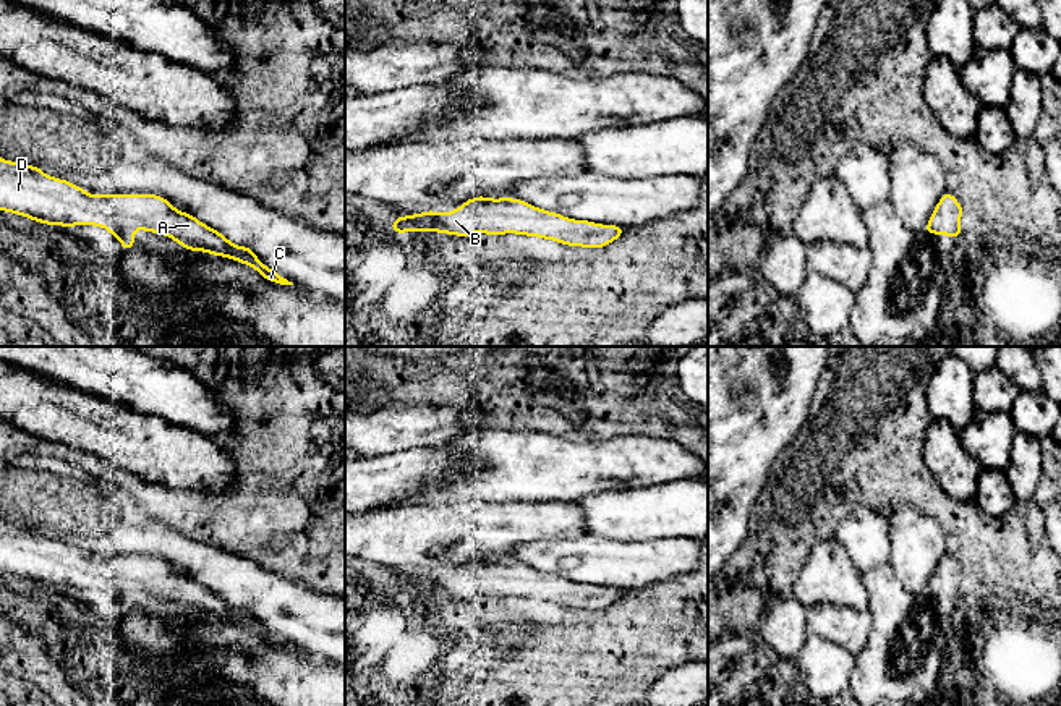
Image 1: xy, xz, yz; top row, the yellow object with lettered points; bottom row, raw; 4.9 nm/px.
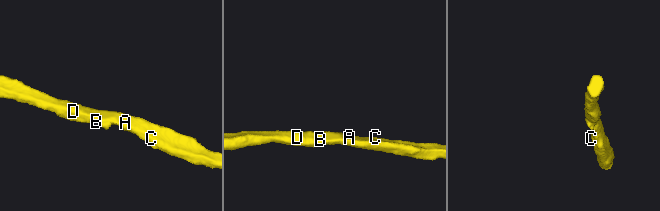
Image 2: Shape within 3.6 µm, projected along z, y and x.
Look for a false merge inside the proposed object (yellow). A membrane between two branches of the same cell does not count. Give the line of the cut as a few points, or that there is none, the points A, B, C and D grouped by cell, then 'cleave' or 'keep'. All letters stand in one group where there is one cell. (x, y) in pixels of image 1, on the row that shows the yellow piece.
cut none; groups A B C D; keep

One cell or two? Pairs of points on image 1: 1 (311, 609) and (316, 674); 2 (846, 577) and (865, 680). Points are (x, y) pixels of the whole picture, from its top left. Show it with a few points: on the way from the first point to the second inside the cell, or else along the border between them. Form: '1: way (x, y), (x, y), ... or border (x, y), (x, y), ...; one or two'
1: border (316, 658), (328, 661); two
2: border (860, 575), (867, 609); two

